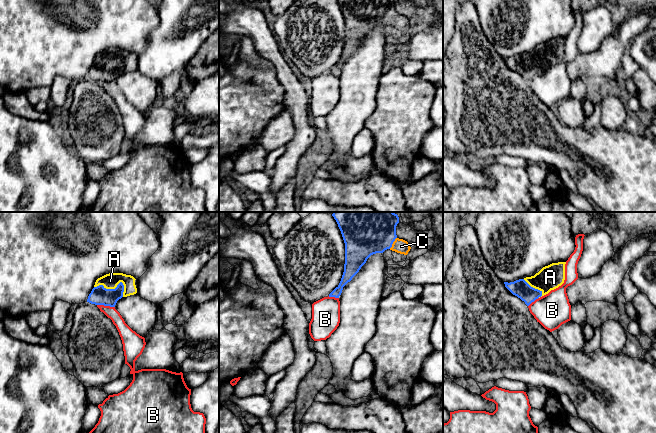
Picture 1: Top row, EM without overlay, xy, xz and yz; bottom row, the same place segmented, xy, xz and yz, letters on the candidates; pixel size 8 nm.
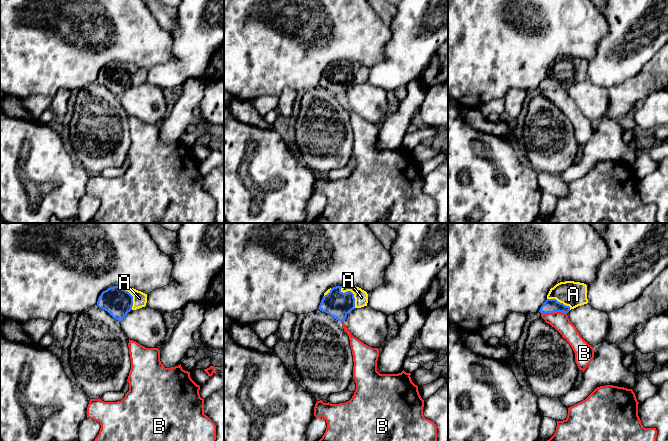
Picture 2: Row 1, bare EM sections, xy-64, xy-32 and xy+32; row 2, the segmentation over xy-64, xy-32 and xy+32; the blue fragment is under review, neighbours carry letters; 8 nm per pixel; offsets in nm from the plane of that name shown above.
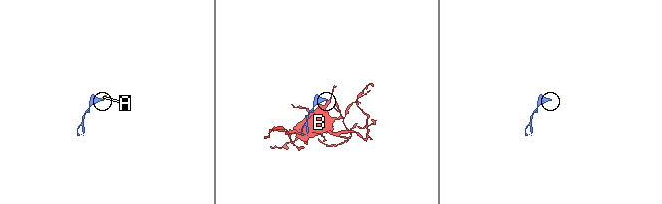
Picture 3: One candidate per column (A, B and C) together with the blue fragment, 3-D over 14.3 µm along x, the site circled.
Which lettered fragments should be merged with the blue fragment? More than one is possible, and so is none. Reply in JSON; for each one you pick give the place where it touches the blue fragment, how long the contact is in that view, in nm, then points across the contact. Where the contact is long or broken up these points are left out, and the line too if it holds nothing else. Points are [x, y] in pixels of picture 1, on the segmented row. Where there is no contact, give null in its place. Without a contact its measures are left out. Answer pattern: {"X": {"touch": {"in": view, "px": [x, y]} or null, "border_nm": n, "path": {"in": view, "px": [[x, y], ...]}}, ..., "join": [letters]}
{"A": {"touch": {"in": "xy", "px": [116, 287]}, "border_nm": 260}, "C": {"touch": {"in": "xz", "px": [392, 243]}, "border_nm": 110, "path": {"in": "xz", "px": [[368, 225], [392, 243], [401, 246]]}}, "join": ["A", "C"]}

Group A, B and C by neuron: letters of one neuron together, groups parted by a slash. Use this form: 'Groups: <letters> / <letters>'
Groups: A C / B

